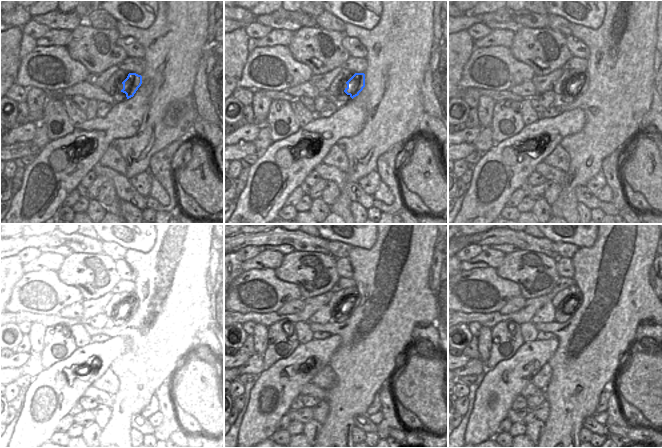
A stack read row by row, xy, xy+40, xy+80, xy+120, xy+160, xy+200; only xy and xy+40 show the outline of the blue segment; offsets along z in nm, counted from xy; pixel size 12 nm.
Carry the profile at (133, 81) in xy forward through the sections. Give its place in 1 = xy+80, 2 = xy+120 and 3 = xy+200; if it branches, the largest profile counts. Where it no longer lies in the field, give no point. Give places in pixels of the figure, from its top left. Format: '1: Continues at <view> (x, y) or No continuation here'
1: Continues at xy+80 (583, 83)
2: Continues at xy+120 (126, 307)
3: Continues at xy+200 (565, 310).

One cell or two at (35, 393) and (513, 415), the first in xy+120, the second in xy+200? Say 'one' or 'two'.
two

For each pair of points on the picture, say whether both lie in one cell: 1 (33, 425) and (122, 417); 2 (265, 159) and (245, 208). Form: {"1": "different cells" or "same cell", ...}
{"1": "different cells", "2": "same cell"}

